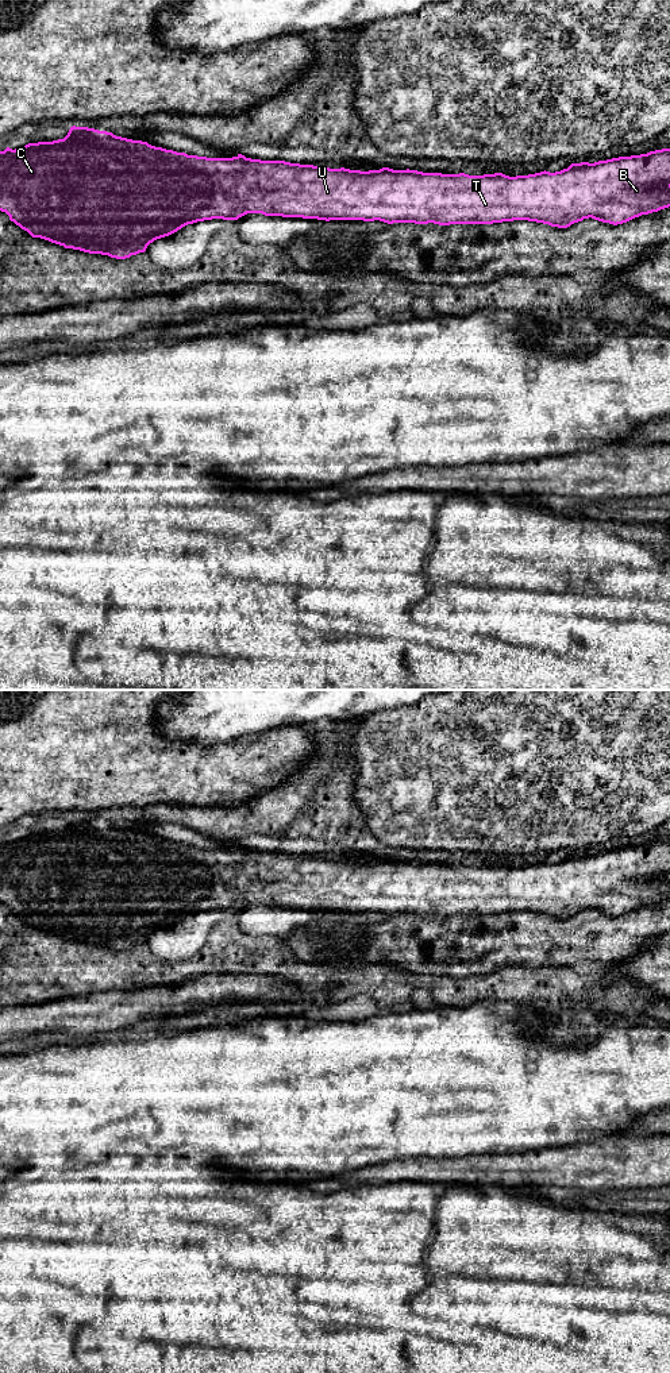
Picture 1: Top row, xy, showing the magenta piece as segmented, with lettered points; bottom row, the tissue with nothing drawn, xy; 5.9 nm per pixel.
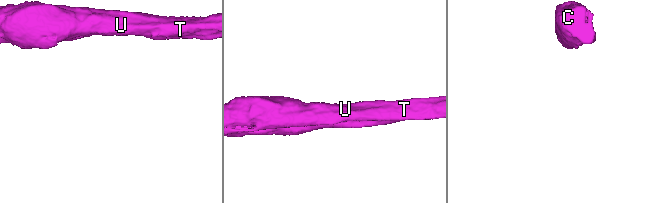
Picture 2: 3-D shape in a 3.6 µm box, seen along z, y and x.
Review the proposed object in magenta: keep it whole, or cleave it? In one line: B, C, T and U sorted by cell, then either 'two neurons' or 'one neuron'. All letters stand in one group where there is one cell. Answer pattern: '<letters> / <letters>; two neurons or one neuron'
B C T U; one neuron

